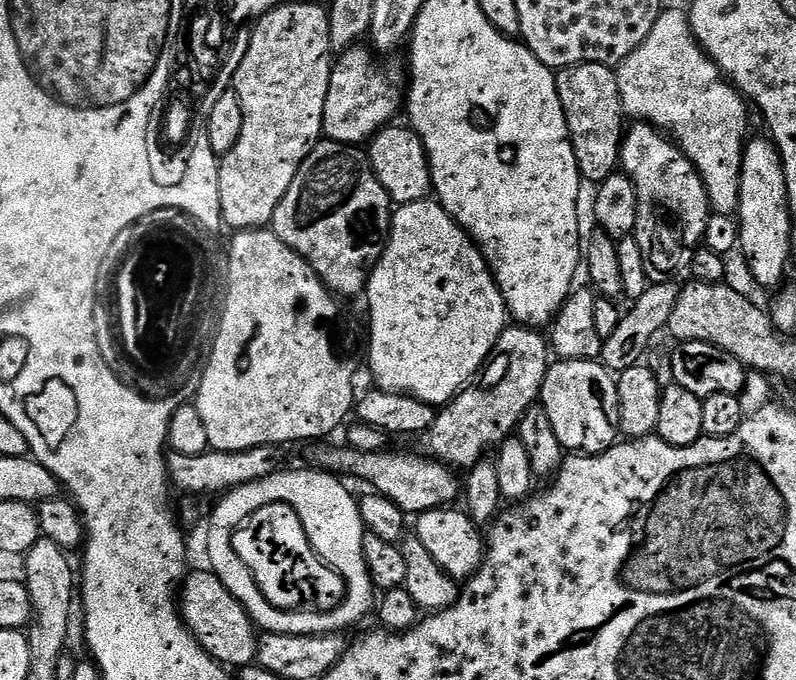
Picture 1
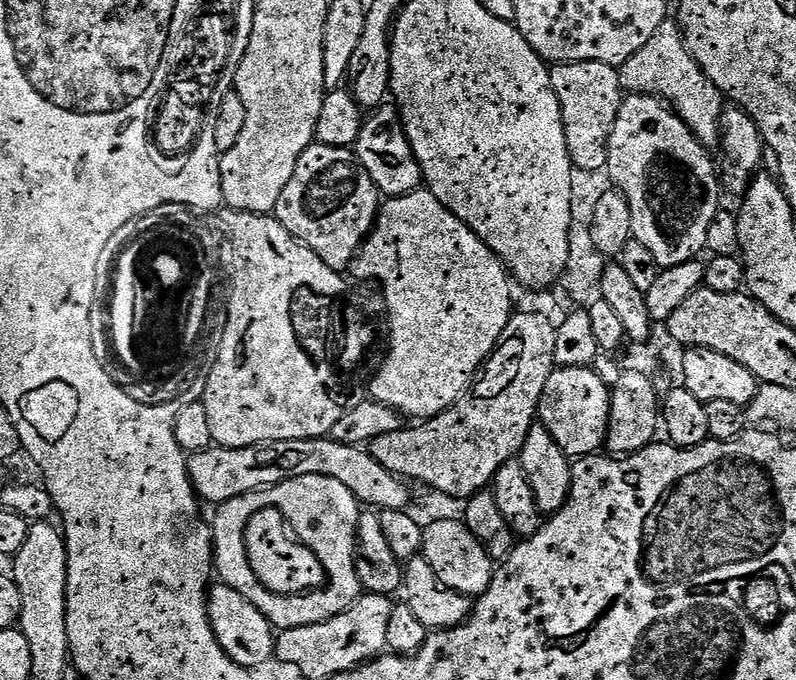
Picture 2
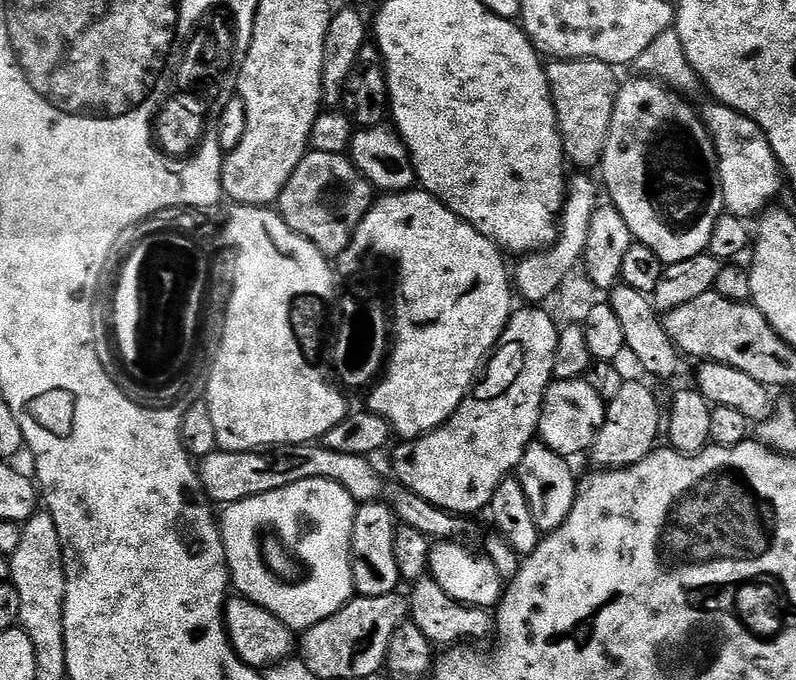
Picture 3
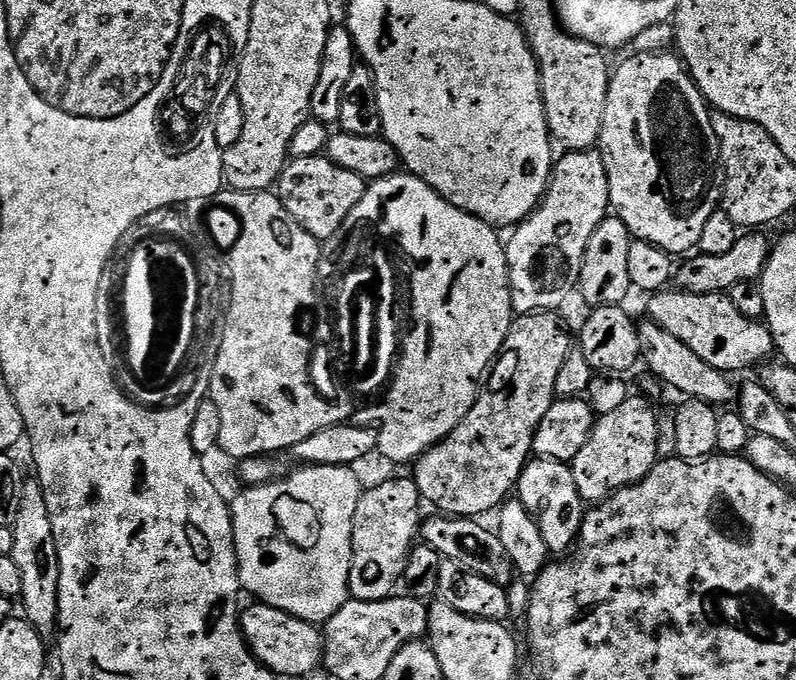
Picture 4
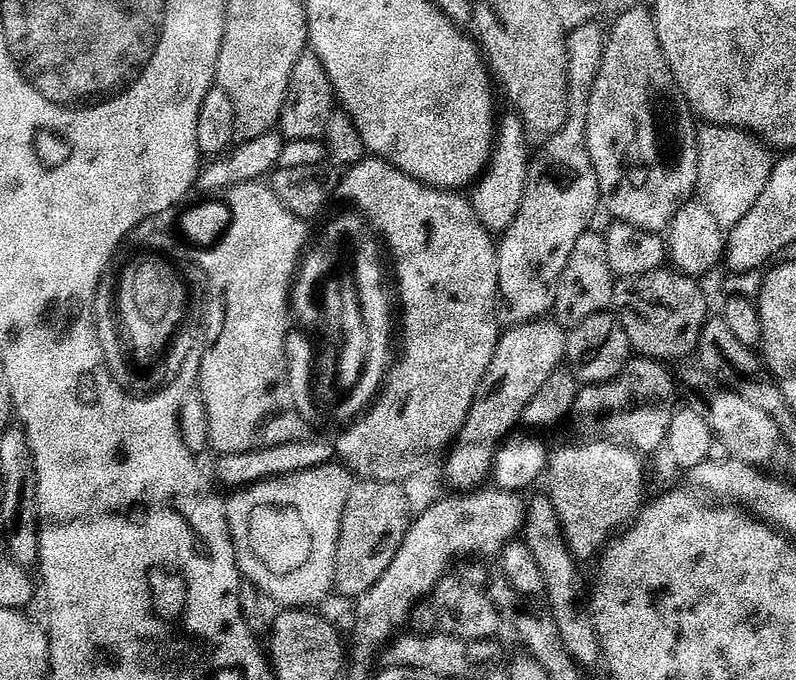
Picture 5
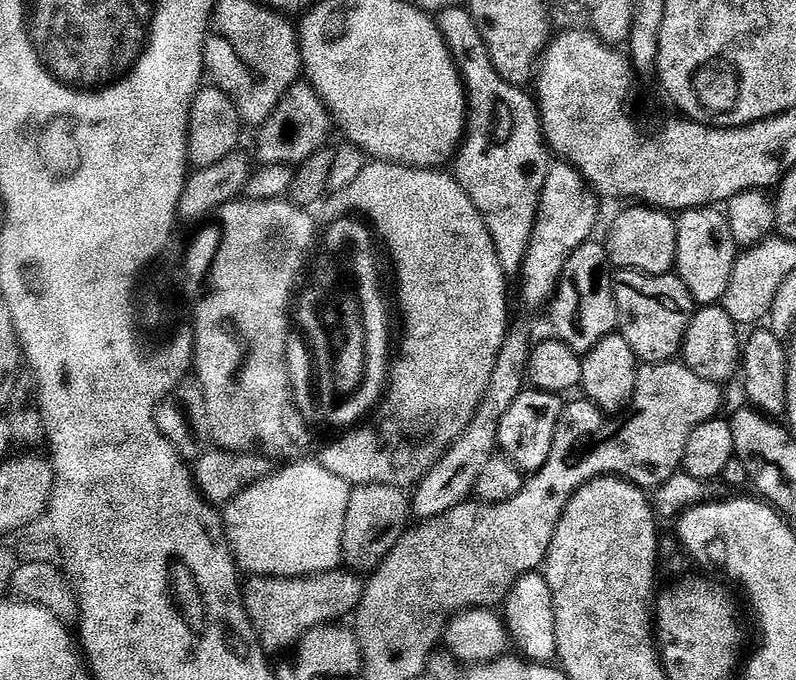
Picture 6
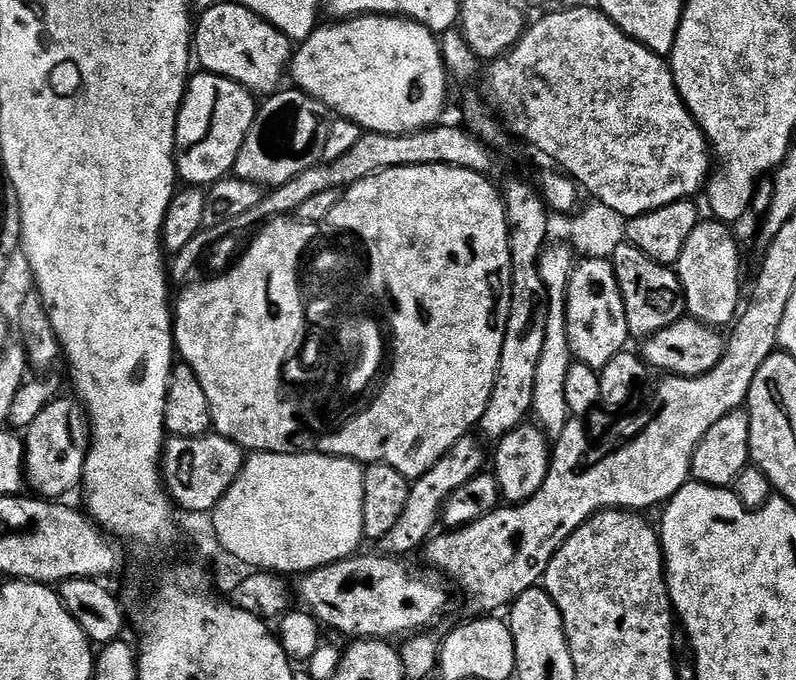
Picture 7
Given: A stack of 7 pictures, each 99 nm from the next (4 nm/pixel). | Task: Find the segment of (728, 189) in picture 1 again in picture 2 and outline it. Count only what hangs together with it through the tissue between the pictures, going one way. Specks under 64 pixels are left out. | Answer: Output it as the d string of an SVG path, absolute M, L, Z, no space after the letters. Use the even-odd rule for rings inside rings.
M675 19L664 20L662 26L654 30L654 38L650 38L650 42L646 42L646 46L642 46L634 58L619 65L618 71L621 85L629 93L655 96L662 100L686 122L686 126L701 144L716 146L721 143L721 117L726 111L725 97L708 81L708 75L688 53L681 25Z

